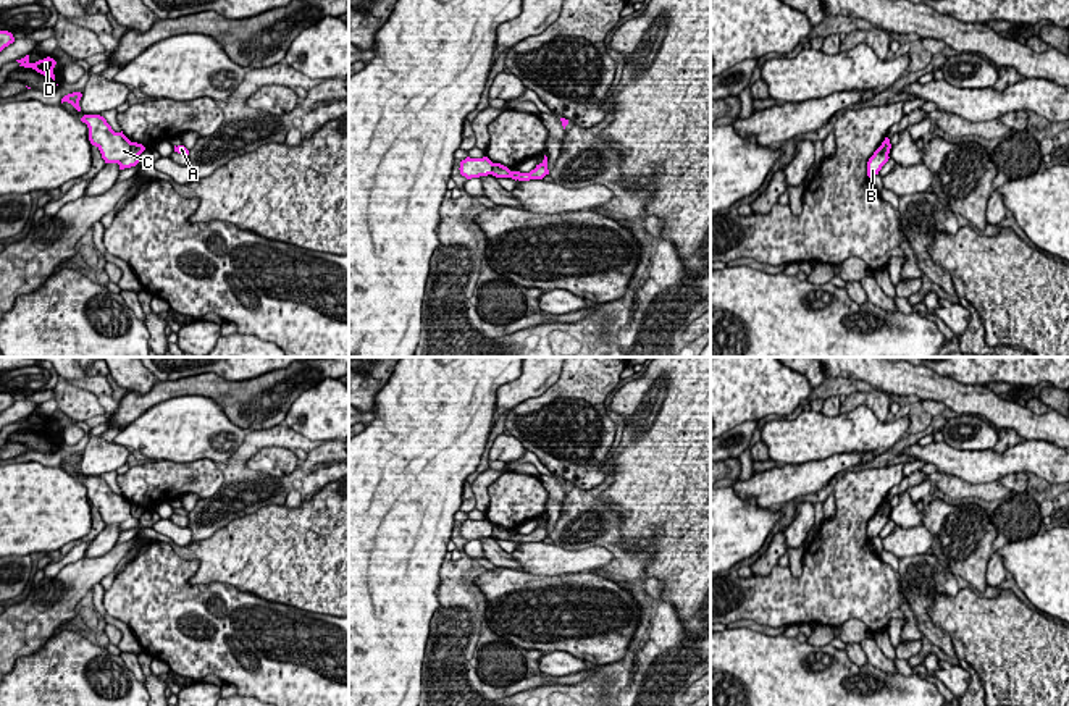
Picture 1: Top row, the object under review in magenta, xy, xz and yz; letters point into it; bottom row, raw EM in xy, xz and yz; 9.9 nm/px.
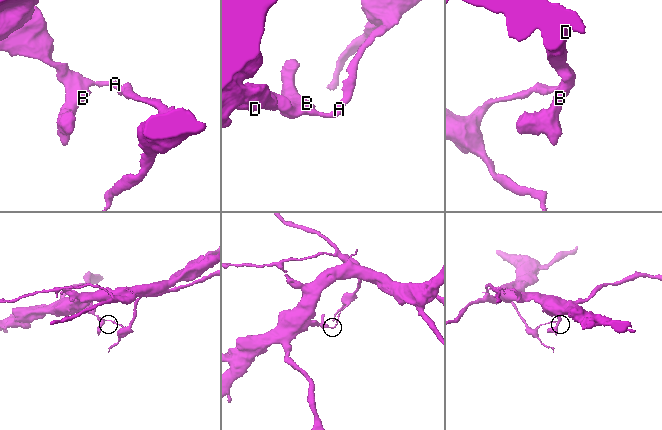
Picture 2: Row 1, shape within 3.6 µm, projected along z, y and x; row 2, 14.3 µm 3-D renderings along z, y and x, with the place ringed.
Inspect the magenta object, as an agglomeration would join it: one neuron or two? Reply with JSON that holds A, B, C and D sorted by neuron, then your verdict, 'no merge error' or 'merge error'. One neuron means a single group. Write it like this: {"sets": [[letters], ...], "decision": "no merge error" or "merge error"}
{"sets": [["A"], ["B", "C", "D"]], "decision": "merge error"}

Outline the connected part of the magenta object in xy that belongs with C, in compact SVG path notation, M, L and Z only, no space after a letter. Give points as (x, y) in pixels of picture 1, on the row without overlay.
M84 477L82 485L89 490L89 502L95 507L105 525L118 525L119 532L136 528L139 519L131 514L131 502L121 494L115 494L100 477Z

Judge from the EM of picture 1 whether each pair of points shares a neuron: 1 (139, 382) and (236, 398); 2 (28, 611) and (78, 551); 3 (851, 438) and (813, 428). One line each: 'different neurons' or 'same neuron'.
1: different neurons
2: different neurons
3: same neuron

